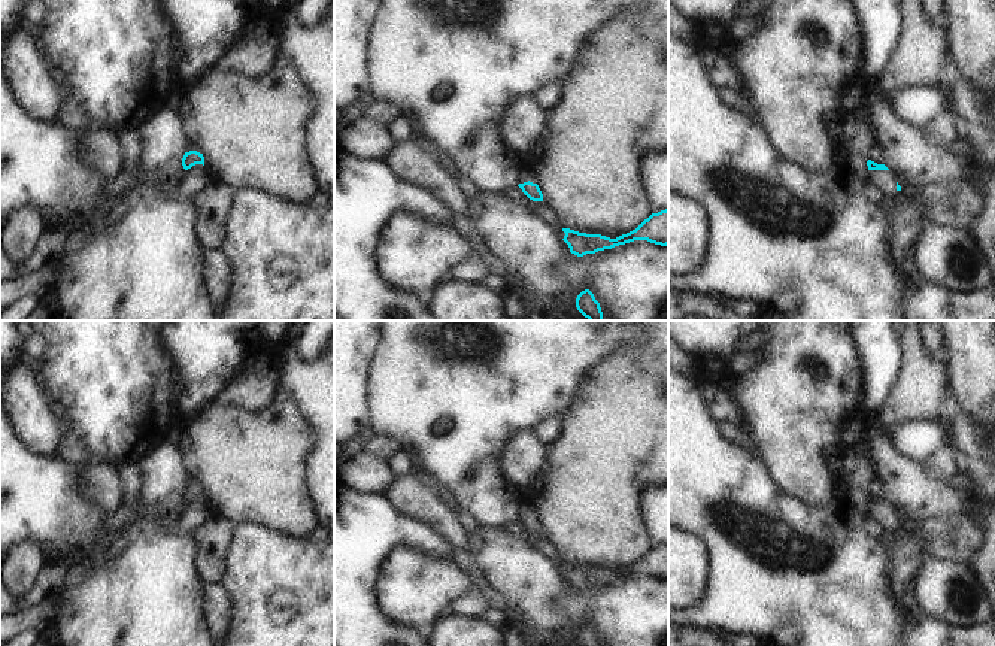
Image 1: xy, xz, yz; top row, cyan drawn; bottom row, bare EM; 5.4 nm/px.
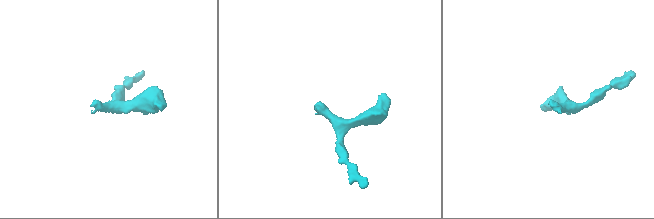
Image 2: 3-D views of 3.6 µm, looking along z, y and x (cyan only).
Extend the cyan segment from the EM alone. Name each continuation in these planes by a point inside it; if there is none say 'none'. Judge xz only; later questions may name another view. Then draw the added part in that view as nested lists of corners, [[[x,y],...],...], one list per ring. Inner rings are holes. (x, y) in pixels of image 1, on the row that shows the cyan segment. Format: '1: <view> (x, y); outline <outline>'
1: xz (525, 173); outline [[[531,154],[522,155],[522,167],[518,172],[518,182],[519,184],[528,182],[528,181],[533,184],[537,184],[537,179],[534,176],[534,170],[525,163],[530,157],[531,157]]]

